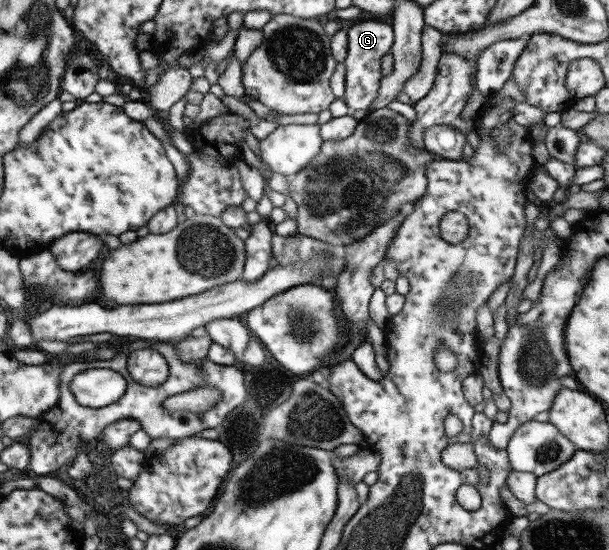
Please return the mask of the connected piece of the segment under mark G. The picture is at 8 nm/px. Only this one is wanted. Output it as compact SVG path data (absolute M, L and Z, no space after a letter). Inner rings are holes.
M355 20L355 23L347 29L346 57L343 61L345 66L344 93L342 100L349 111L369 112L372 101L376 99L378 85L380 84L380 61L383 55L390 53L393 41L392 26L386 20Z

